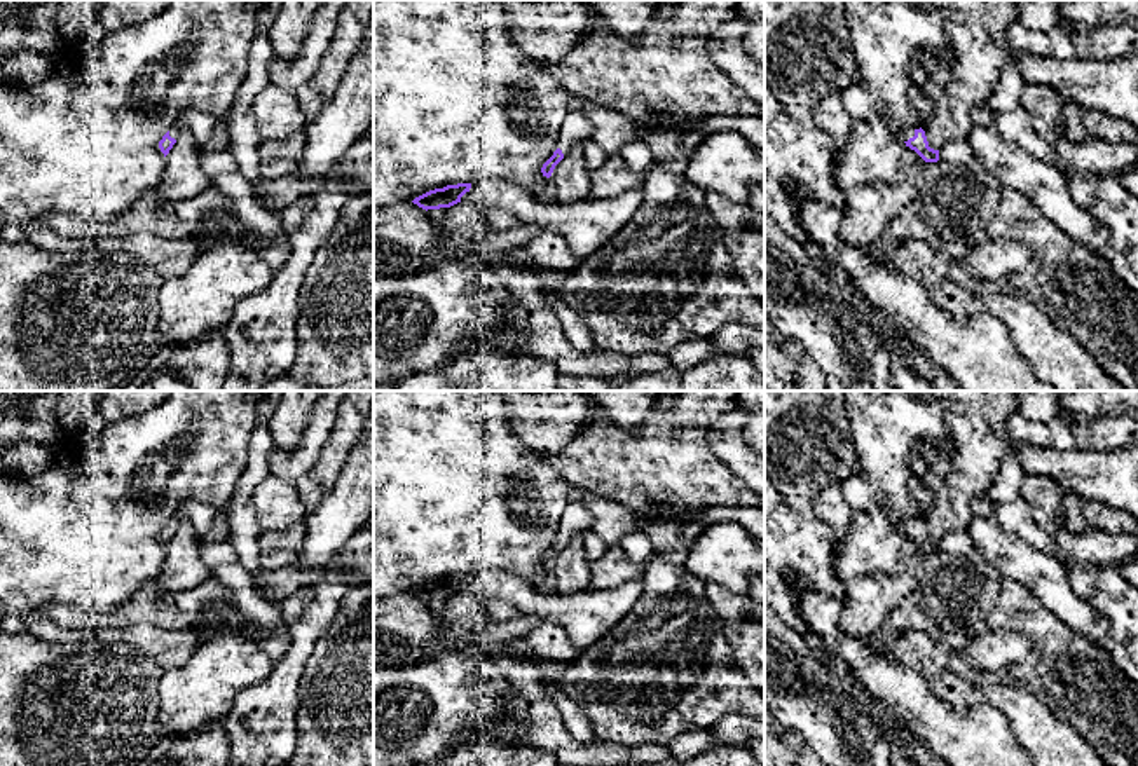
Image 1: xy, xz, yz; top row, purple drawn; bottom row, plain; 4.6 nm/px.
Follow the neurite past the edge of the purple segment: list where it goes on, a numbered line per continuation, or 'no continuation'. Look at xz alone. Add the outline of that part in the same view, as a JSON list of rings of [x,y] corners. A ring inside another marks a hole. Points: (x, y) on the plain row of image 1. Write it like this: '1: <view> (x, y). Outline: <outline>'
1: xz (576, 519). Outline: [[[567,503],[557,539],[560,539],[566,548],[574,534],[585,532],[592,525],[595,525],[595,520],[581,503]]]

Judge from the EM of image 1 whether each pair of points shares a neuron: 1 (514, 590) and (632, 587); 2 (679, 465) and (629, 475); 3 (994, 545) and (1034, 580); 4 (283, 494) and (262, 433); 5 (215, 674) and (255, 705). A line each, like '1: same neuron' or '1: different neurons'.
1: same neuron
2: same neuron
3: same neuron
4: different neurons
5: different neurons

